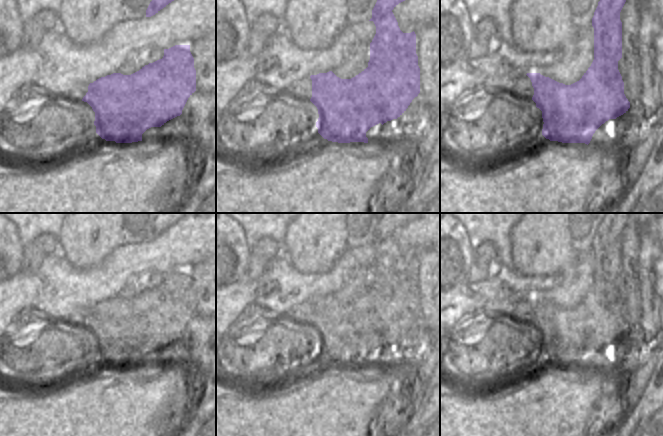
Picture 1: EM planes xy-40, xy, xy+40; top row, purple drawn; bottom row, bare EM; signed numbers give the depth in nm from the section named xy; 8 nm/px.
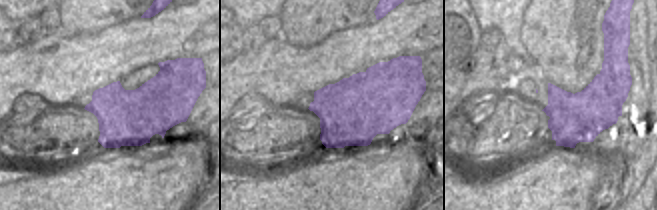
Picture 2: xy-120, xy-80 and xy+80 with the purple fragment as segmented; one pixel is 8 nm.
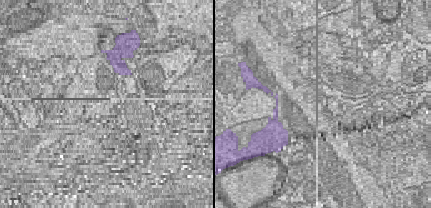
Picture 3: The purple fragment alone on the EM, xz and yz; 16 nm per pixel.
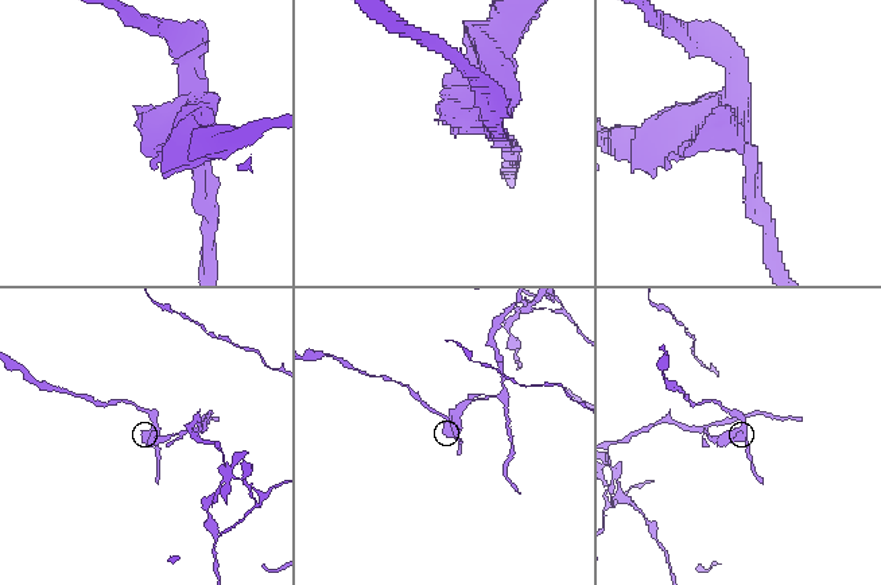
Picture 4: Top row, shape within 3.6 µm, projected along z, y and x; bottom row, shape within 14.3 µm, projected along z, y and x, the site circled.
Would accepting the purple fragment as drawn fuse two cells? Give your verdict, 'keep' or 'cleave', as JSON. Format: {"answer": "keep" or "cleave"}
{"answer": "cleave"}

